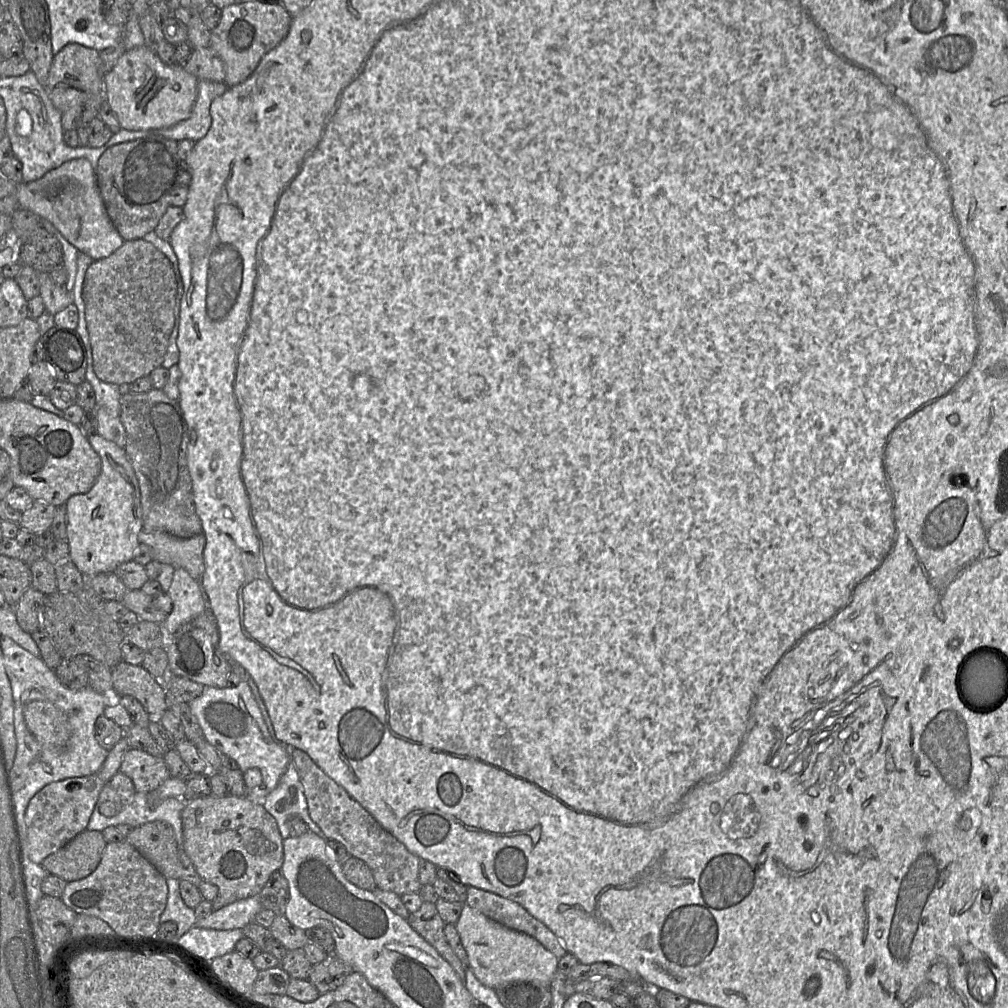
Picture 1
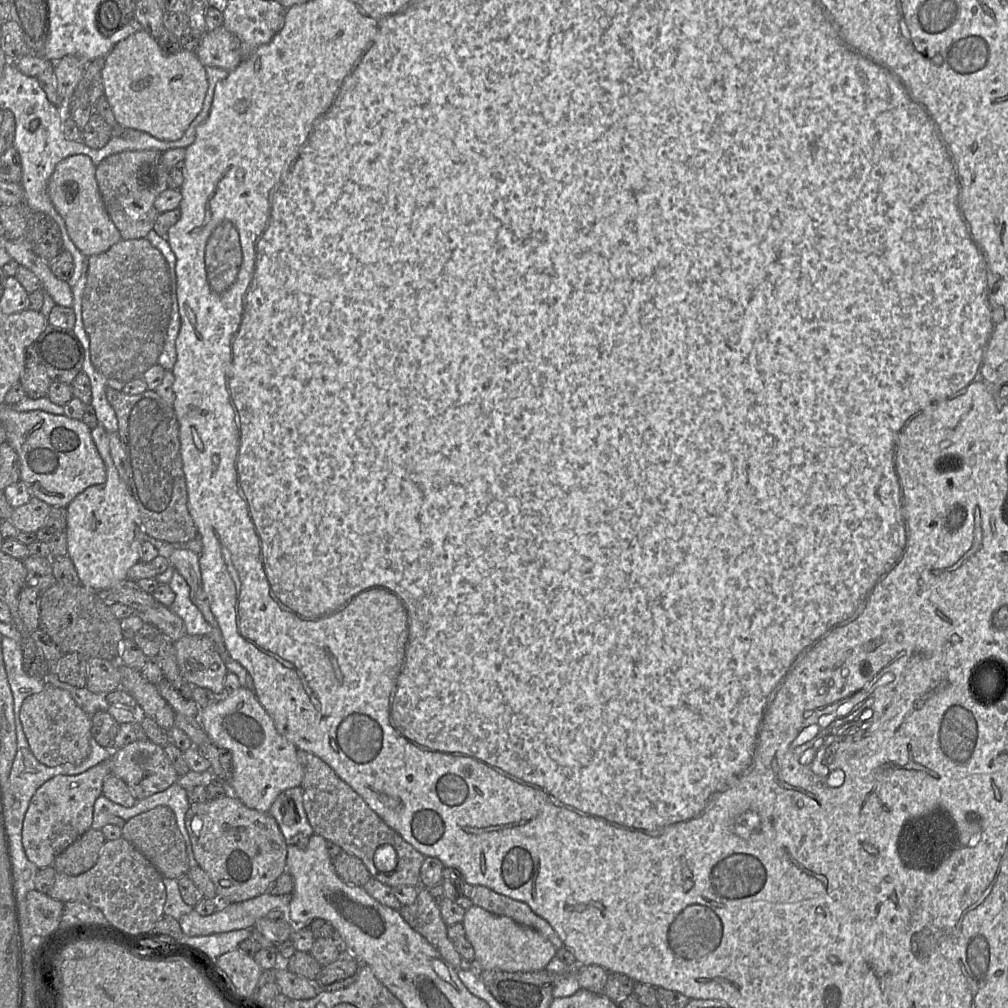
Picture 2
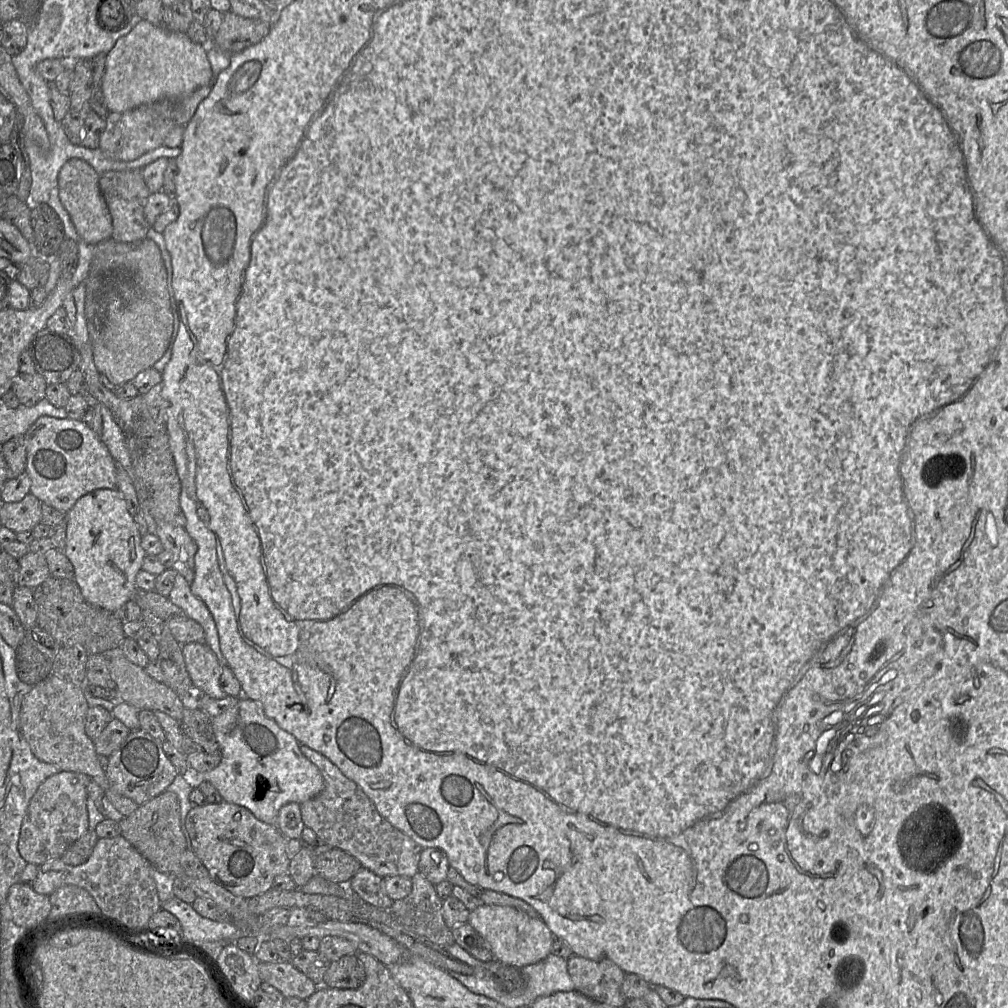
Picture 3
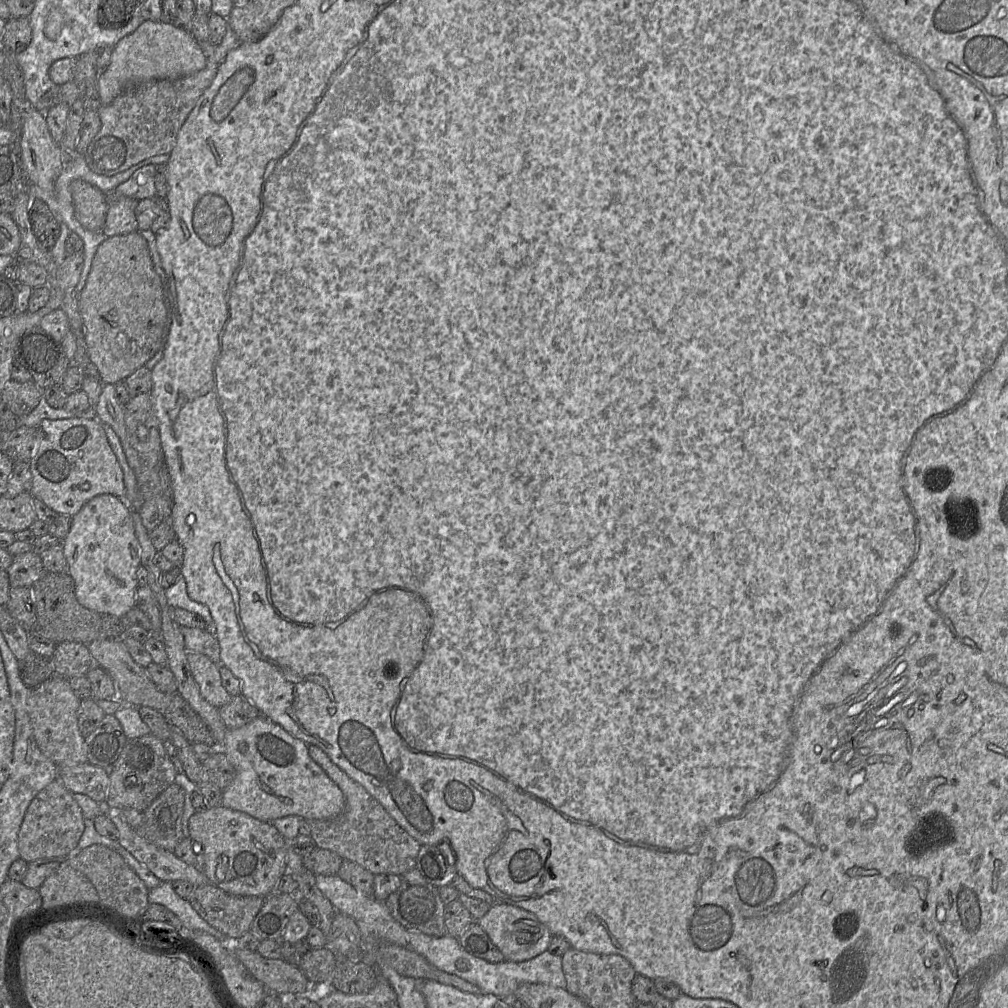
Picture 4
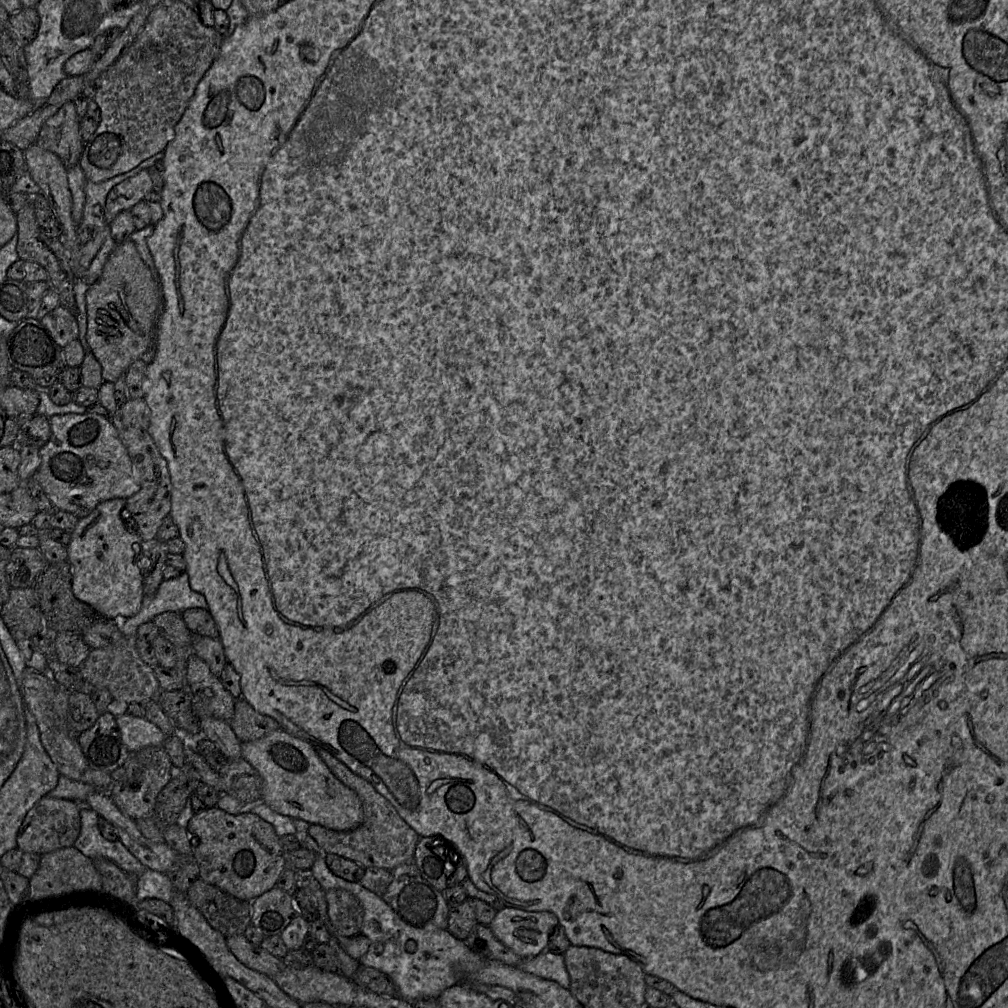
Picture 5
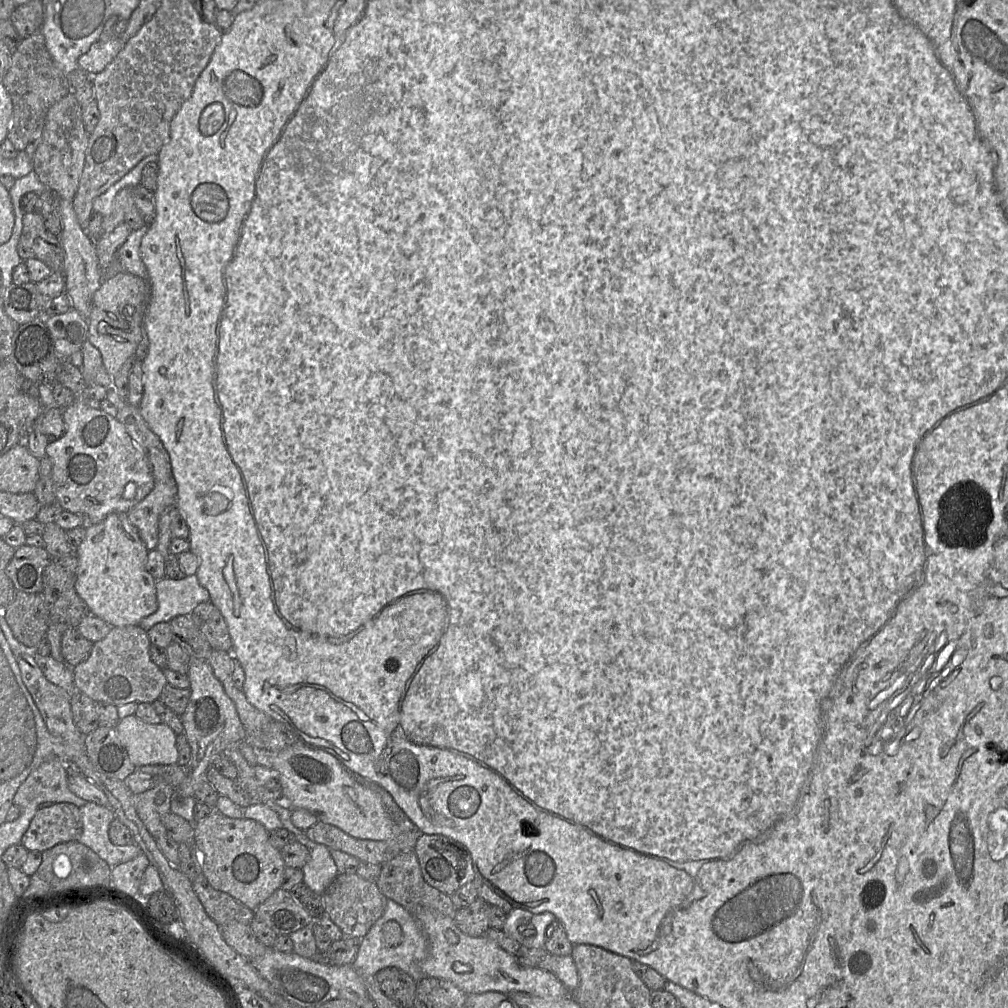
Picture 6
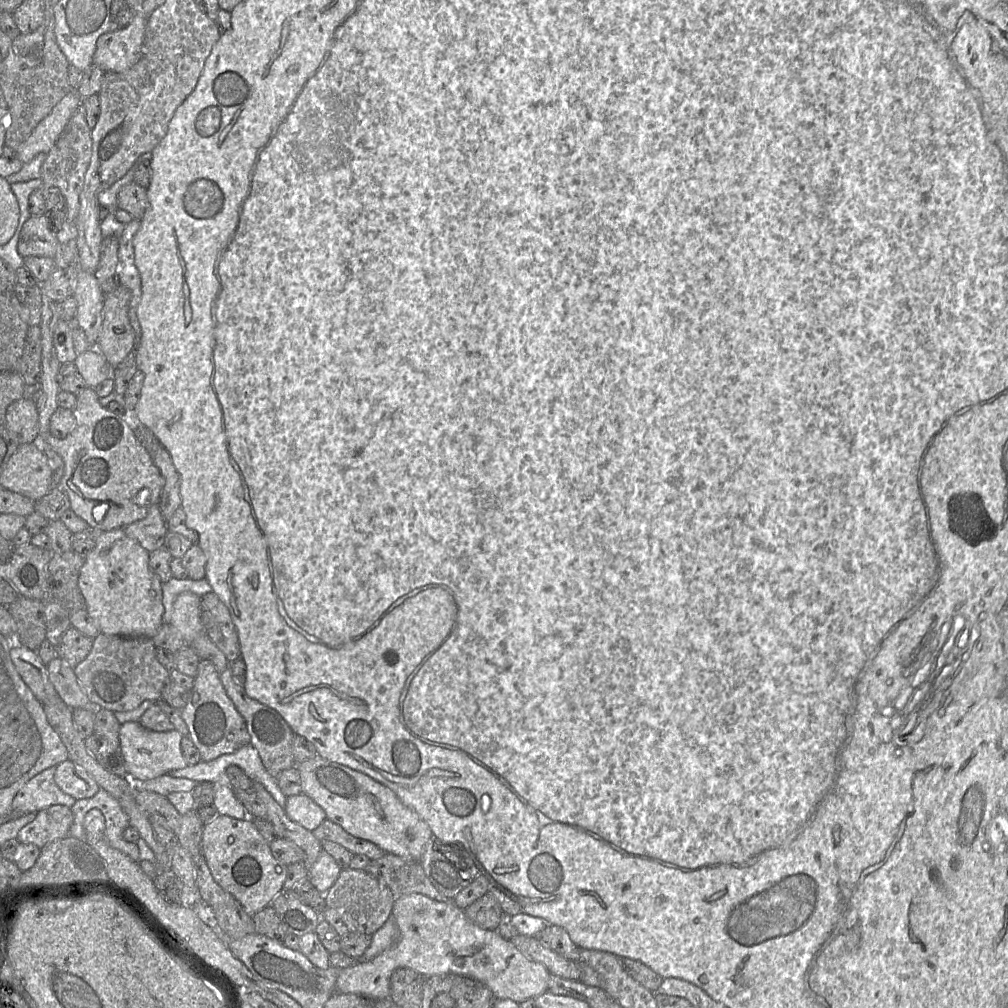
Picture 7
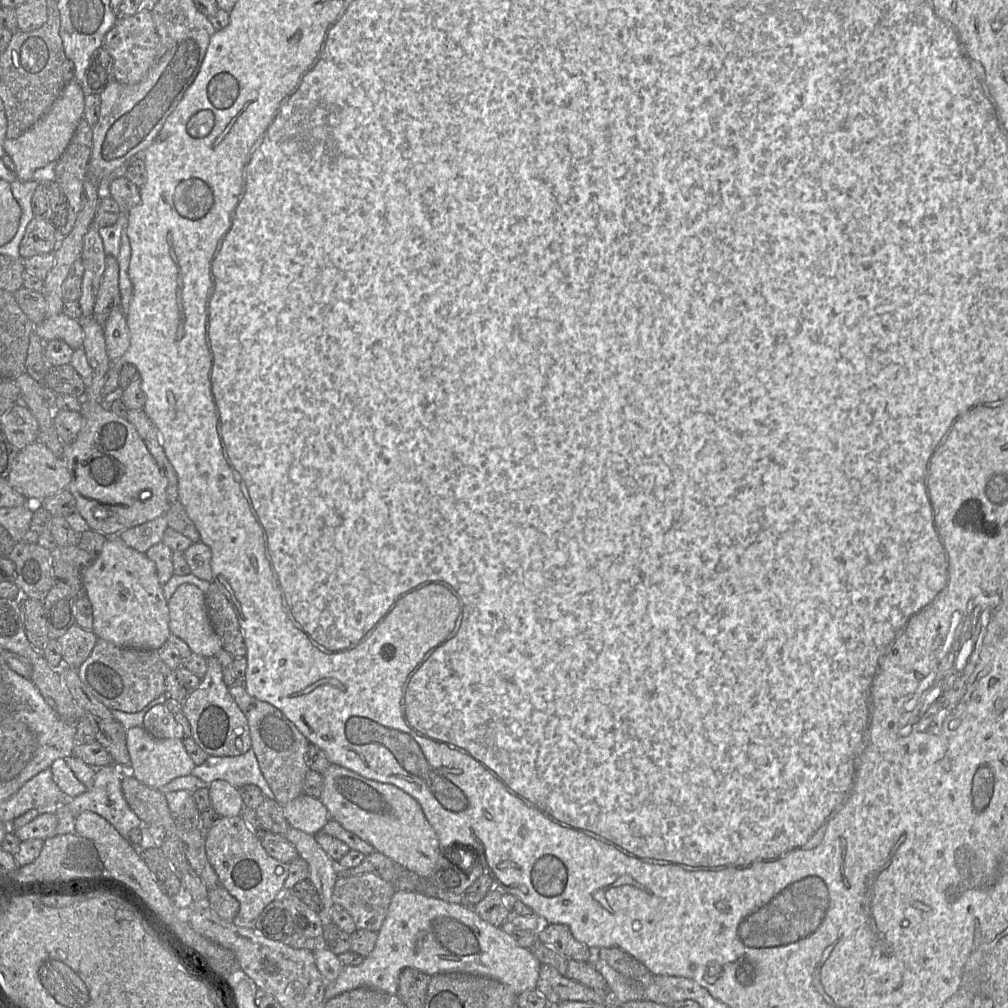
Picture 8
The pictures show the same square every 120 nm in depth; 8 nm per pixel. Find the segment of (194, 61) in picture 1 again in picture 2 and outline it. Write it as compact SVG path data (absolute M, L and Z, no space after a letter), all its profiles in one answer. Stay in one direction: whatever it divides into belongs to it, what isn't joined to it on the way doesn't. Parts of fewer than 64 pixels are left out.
M223 26L207 31L195 53L205 67L218 67L228 72L242 61L239 38Z

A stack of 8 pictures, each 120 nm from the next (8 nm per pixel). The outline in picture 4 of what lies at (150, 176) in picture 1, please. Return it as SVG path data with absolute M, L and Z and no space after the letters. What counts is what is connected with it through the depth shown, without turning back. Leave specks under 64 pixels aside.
M114 189L107 194L107 214L105 225L102 230L106 238L138 231L138 223L135 217L137 203L138 200L115 194Z

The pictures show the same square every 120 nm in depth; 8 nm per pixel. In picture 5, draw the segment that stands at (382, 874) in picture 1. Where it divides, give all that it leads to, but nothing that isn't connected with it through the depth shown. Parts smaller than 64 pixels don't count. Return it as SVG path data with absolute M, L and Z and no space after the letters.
M316 747L316 752L334 776L356 792L363 807L363 822L349 831L335 831L311 824L308 834L327 854L336 854L352 860L365 869L376 867L391 871L404 863L414 861L415 848L420 836L401 818L393 805L379 794L371 783L353 773L329 751Z

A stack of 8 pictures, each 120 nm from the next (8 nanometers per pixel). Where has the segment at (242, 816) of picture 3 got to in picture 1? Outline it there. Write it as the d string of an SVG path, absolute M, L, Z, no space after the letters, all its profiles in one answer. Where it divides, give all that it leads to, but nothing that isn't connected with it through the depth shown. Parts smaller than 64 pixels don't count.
M212 794L189 800L181 813L184 850L203 881L217 886L217 897L212 900L214 910L235 901L258 895L272 873L281 871L284 862L283 838L275 818L267 812L261 801L248 796L215 797Z

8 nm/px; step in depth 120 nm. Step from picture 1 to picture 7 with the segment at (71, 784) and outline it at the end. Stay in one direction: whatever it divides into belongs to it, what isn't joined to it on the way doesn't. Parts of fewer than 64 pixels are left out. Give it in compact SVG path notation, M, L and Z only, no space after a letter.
M53 805L37 812L35 819L19 831L17 839L22 844L34 844L42 848L68 836L72 824L71 808Z

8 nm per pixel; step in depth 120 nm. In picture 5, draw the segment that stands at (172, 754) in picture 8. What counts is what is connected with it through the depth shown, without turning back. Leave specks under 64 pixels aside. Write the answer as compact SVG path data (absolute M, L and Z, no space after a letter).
M128 713L116 717L121 738L129 752L148 746L163 746L166 735L145 717L136 717Z

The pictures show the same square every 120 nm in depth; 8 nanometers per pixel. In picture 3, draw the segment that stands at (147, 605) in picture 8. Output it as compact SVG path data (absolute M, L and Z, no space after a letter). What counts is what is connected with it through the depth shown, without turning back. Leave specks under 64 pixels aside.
M97 489L77 500L67 513L63 551L74 568L74 580L87 602L111 612L133 599L136 575L146 555L141 546L141 531L128 511L121 492Z

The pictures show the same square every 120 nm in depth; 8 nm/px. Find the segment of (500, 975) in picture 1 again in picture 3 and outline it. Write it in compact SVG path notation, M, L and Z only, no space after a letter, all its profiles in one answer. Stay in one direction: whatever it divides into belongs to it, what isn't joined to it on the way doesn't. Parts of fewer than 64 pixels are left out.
M483 904L469 914L470 924L490 945L494 960L521 969L551 954L555 937L545 922L511 906Z

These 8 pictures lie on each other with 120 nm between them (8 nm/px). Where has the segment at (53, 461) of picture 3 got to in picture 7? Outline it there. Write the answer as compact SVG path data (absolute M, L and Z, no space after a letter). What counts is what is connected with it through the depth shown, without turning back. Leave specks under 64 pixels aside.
M86 387L77 395L73 414L75 427L68 436L57 438L51 433L42 434L40 443L42 447L49 447L58 453L64 462L59 488L67 494L70 509L88 524L88 528L103 532L121 529L144 519L153 505L160 505L164 478L134 433L130 421L102 406L91 387Z

